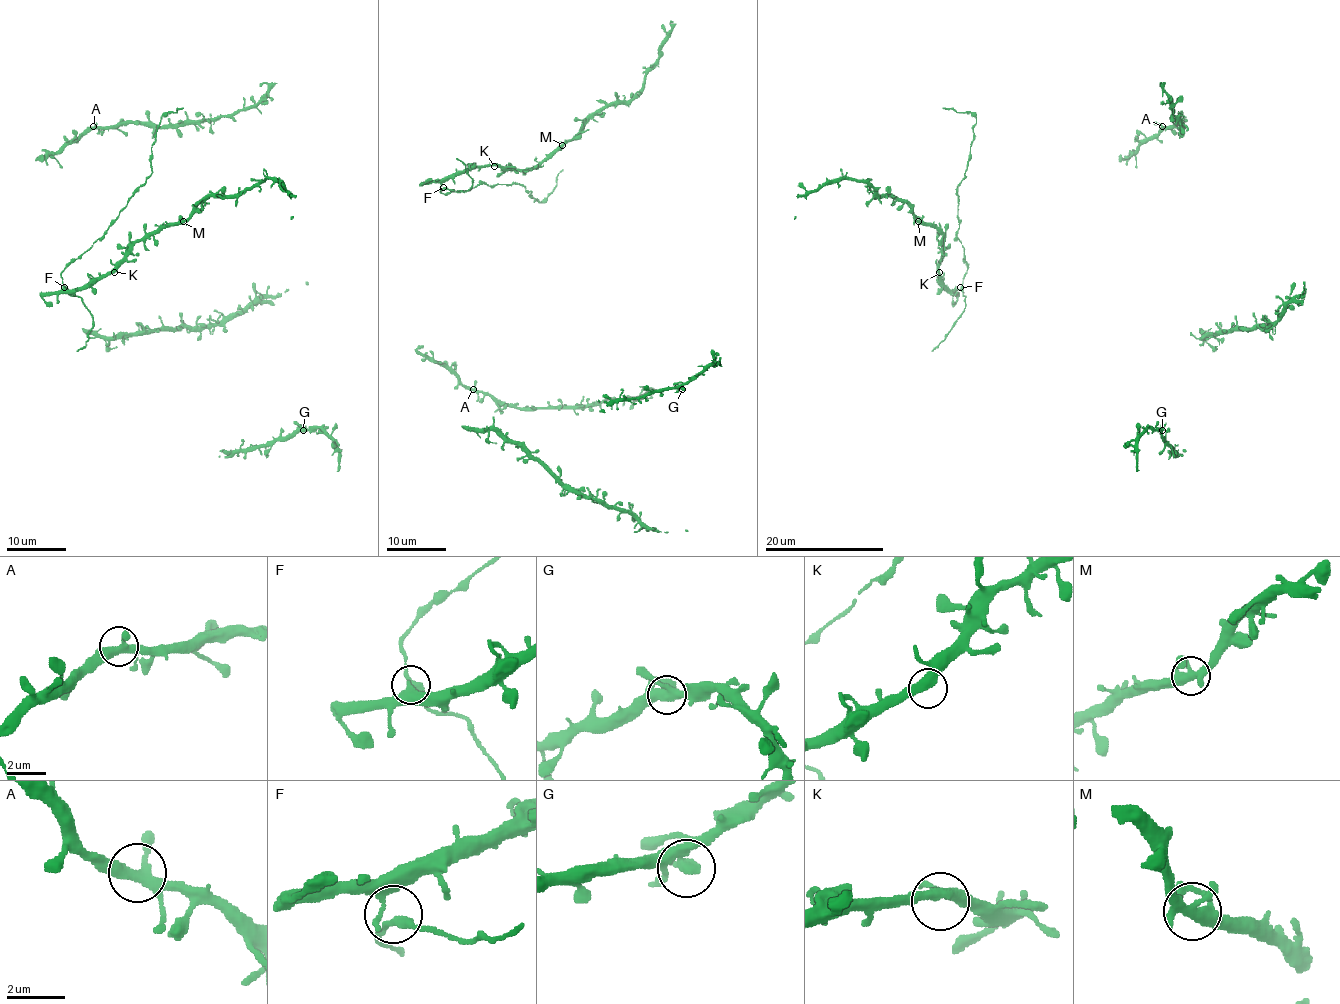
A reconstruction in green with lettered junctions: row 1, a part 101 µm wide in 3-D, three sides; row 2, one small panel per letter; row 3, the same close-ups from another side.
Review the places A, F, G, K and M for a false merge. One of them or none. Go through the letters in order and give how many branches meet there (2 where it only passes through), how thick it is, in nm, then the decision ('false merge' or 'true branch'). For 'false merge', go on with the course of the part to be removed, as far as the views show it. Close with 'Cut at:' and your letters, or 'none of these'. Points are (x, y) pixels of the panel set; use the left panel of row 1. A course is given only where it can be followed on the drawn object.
A: 4 | 360 nm | true branch
F: 4 | 220 nm | true branch
G: 2 | 380 nm | true branch
K: 2 | 400 nm | true branch
M: 4 | 360 nm | true branch
Cut at: none of these

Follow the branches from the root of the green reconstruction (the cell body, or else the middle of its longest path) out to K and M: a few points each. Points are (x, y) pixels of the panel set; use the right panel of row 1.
K: (965, 296), (960, 287), (951, 290), (945, 285), (939, 279), (939, 272)
M: (965, 296), (960, 287), (951, 290), (941, 281), (938, 260), (942, 235), (933, 226), (918, 222)

